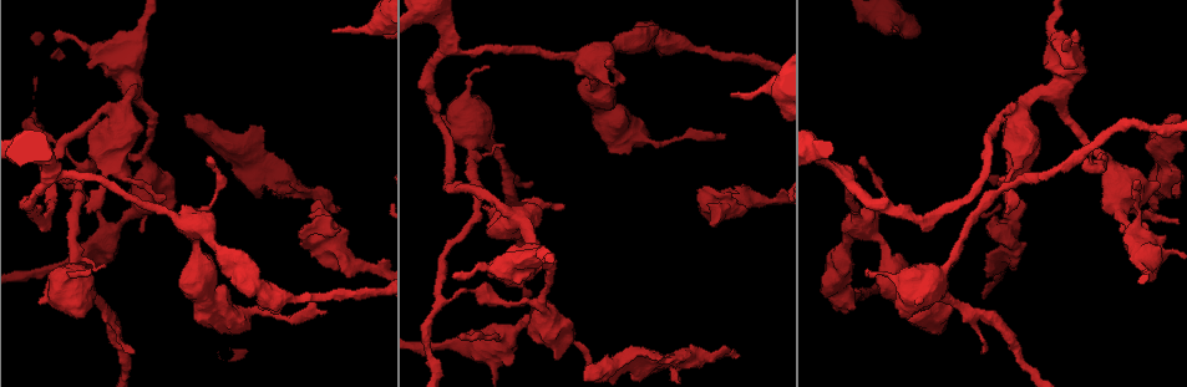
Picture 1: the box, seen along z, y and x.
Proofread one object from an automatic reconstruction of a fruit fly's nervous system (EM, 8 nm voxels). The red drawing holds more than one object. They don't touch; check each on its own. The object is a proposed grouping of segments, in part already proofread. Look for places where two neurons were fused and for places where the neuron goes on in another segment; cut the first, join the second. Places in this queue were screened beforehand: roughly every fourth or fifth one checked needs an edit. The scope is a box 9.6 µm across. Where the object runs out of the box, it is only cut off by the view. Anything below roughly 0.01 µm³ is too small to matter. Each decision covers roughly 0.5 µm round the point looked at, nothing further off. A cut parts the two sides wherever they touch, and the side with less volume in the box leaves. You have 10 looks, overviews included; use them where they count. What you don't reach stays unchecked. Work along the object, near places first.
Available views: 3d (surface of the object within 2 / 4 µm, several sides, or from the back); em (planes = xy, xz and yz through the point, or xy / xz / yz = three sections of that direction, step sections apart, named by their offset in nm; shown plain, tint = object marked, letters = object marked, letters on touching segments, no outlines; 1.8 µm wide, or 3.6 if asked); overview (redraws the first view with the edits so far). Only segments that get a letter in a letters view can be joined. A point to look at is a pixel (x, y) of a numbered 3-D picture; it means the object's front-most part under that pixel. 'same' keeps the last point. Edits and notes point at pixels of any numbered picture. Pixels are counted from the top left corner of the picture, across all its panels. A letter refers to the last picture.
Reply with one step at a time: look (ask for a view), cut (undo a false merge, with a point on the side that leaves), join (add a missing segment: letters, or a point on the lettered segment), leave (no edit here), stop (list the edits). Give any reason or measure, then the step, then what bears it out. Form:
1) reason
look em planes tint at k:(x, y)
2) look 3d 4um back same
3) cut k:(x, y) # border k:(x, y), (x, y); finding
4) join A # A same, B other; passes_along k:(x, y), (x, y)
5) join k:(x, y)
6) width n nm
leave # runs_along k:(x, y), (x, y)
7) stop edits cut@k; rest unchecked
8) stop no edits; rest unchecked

narrows sharply
look em xy step 16 letters at 1:(1091, 162)

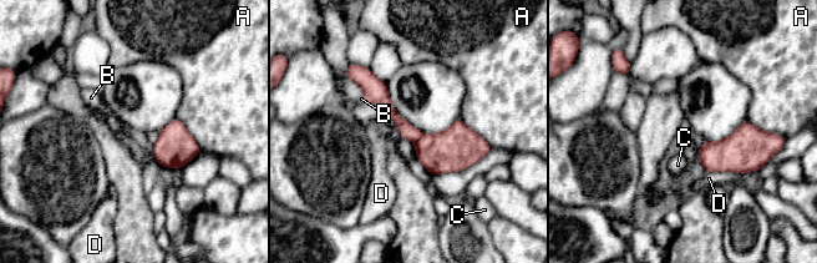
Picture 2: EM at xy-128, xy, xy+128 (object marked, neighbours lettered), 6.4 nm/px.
cut 2:(406, 131) # A other, B other, C other, D other; border 2:(422, 135), (415, 142); a second neuron is stuck on

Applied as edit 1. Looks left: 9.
branch stops here
look 3d 2um at 1:(1023, 201)

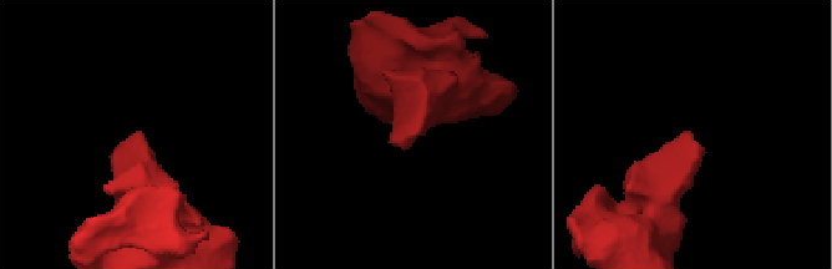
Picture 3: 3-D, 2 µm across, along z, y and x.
need the tissue
look em planes letters at 3:(139, 131)

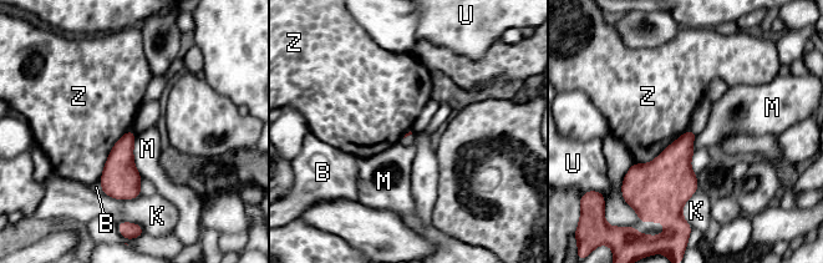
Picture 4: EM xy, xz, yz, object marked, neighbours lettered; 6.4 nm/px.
leave # B other, K other, M other, U other, Z other; none of them fits

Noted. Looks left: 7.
an open end
look 3d 4um back at 1:(262, 128)

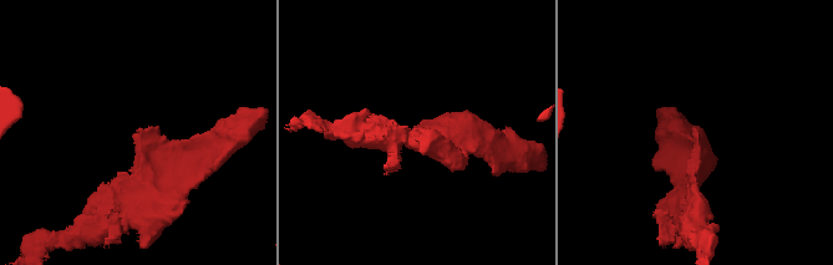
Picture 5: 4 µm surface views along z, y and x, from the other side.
now the EM
look em planes letters at 5:(136, 134)

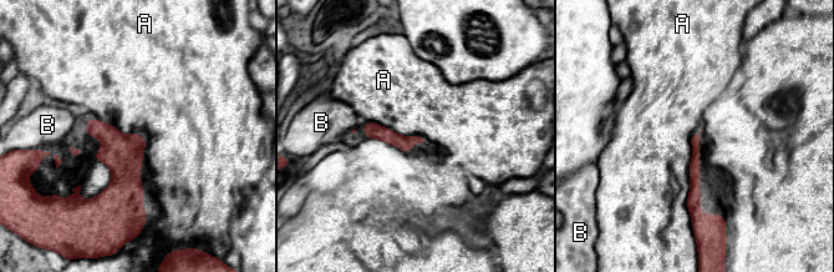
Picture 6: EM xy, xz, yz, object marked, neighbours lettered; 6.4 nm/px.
longest_contact A 550 nm
leave # A other, B other; no lettered segment goes on from it

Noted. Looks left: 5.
stop edits cut@2; rest unchecked

